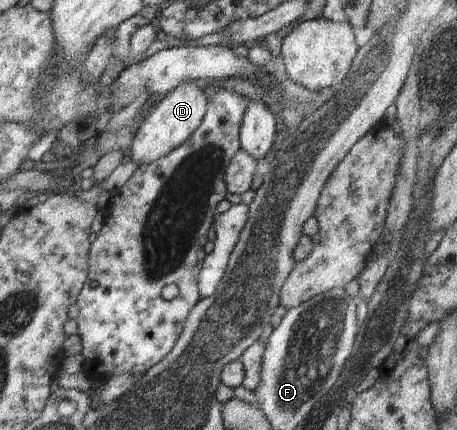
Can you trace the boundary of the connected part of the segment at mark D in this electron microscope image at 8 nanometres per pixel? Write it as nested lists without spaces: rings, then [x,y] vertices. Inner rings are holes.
[[[195,81],[181,83],[171,93],[167,93],[165,99],[157,105],[153,113],[143,121],[138,129],[133,145],[128,150],[132,161],[137,161],[140,165],[147,165],[148,163],[157,161],[157,159],[161,159],[164,155],[169,155],[177,147],[181,147],[201,127],[209,104],[210,99],[207,99],[205,89],[199,87]]]

